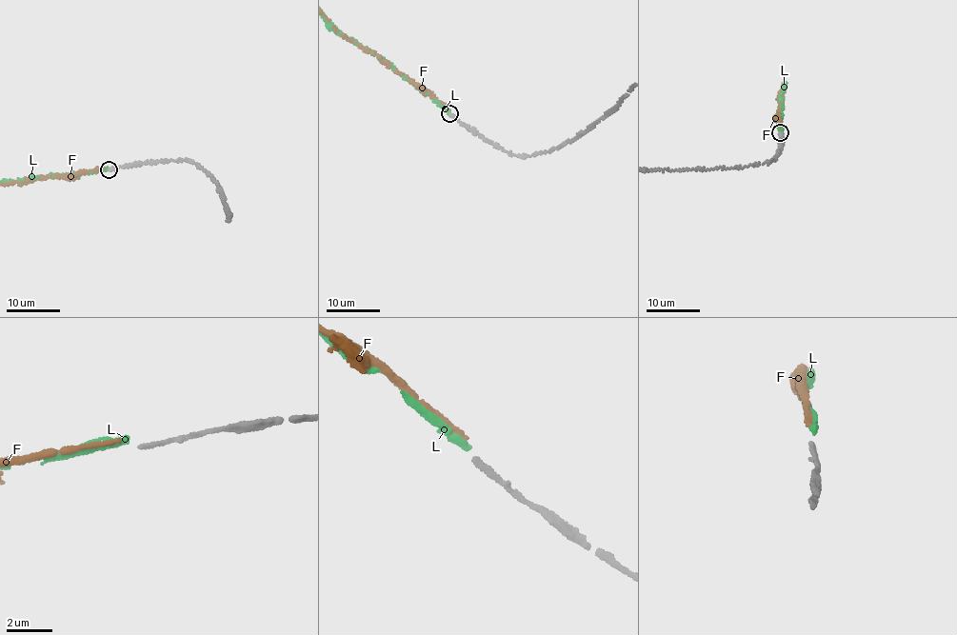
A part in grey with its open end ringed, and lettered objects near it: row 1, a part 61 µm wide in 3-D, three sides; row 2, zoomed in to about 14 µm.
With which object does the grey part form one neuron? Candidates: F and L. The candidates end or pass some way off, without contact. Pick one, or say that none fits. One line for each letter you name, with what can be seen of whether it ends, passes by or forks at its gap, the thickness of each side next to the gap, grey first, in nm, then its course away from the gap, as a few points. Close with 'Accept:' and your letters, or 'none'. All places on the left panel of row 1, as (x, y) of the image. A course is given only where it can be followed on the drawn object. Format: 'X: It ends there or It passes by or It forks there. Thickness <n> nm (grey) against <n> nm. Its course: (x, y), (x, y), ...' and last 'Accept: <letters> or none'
Accept: none

